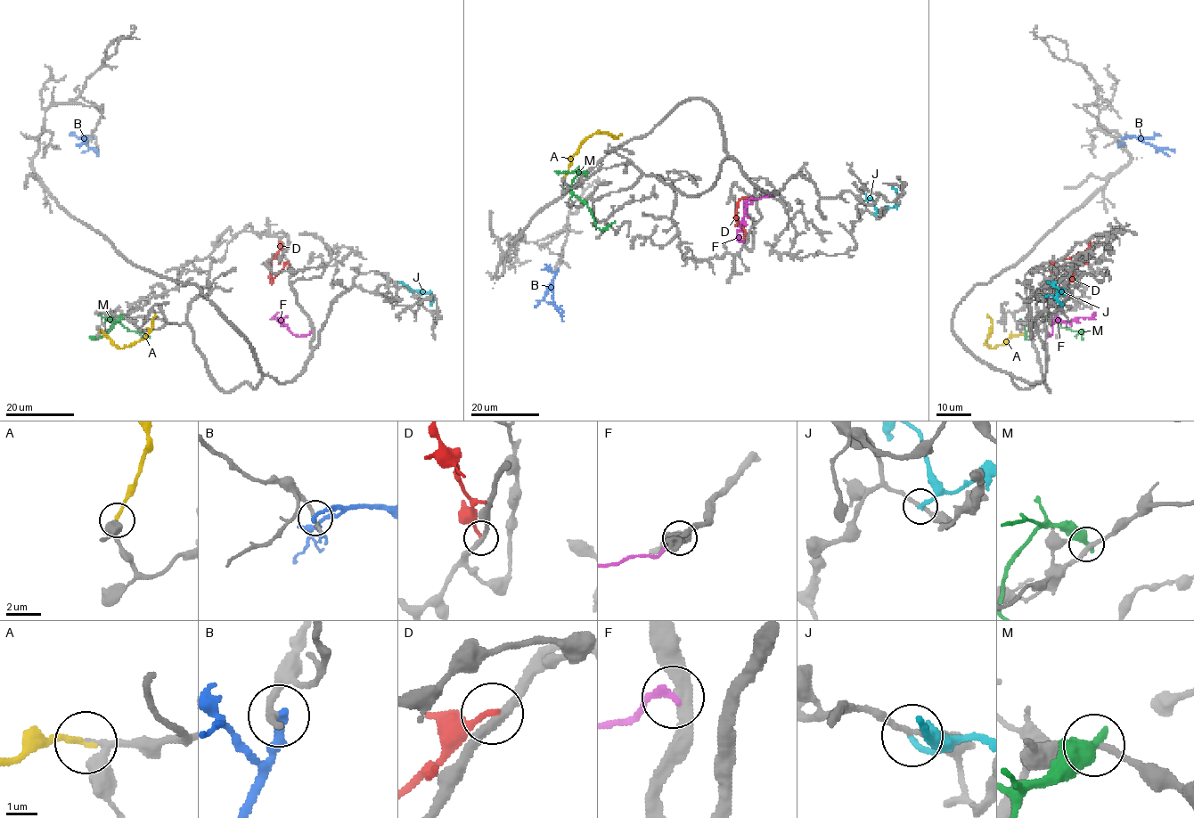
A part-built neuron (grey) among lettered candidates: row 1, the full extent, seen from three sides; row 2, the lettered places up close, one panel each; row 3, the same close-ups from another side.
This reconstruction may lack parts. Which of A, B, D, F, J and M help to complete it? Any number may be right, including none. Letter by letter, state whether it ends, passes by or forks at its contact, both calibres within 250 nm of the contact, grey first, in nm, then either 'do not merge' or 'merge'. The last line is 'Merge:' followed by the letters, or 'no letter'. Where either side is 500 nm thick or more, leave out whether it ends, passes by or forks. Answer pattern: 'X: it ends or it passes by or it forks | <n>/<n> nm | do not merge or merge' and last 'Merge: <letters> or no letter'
A: it ends | 180/200 nm | merge
B: it ends | 280/280 nm | do not merge
D: it ends | 280/190 nm | do not merge
F: it ends | 320/200 nm | do not merge
J: it ends | 200/190 nm | do not merge
M: 240/600 nm | do not merge
Merge: A

